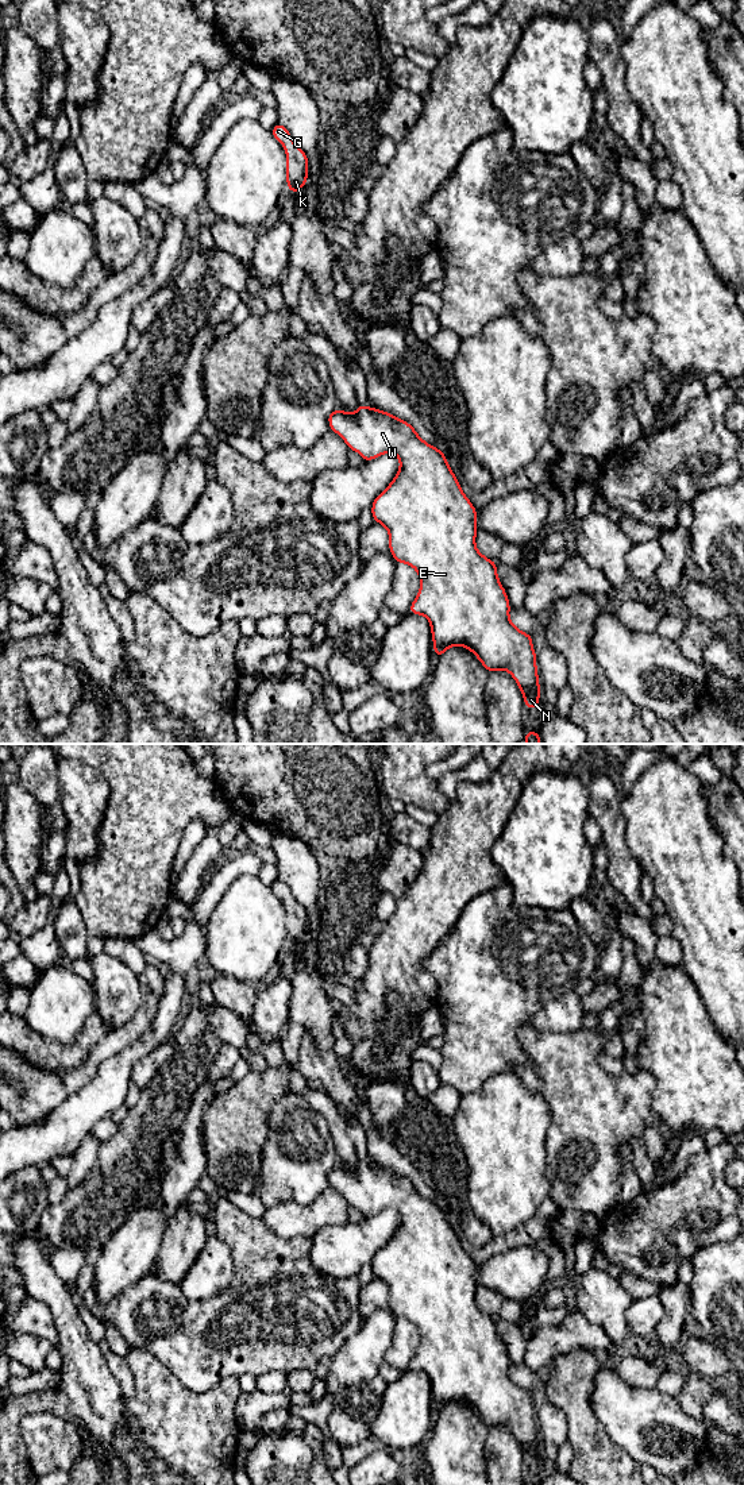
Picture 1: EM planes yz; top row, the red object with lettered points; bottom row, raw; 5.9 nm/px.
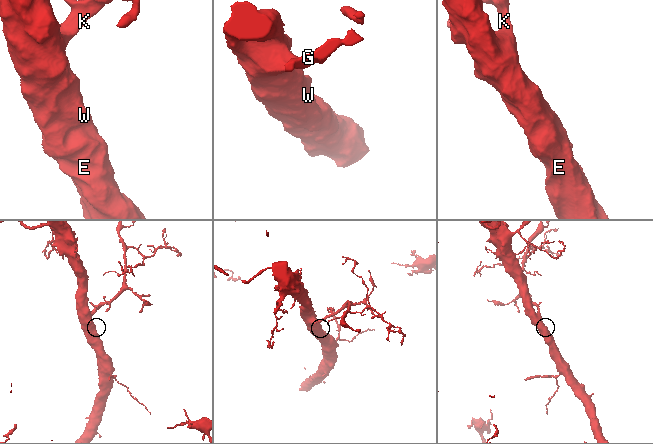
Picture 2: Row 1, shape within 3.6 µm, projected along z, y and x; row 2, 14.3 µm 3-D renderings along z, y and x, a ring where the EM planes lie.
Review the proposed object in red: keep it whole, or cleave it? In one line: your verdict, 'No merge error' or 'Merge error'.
No merge error

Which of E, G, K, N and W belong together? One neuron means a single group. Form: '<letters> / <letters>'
E G K N W

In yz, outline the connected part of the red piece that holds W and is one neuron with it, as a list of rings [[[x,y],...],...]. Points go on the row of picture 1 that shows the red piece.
[[[359,404],[355,413],[336,408],[328,413],[328,423],[329,429],[342,436],[348,450],[356,451],[363,462],[388,452],[400,459],[398,472],[375,497],[371,514],[388,529],[389,549],[396,562],[406,563],[419,572],[420,591],[409,613],[428,618],[435,656],[462,645],[478,657],[489,674],[508,671],[524,697],[527,710],[540,707],[541,688],[532,634],[519,630],[509,620],[510,603],[497,576],[497,563],[475,547],[477,509],[464,495],[446,455],[425,443],[409,423],[377,408]]]

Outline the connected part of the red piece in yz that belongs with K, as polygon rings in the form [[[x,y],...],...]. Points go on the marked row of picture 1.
[[[277,123],[271,128],[273,136],[285,147],[286,153],[286,184],[294,194],[308,181],[308,154],[305,154],[292,139],[286,127]]]

